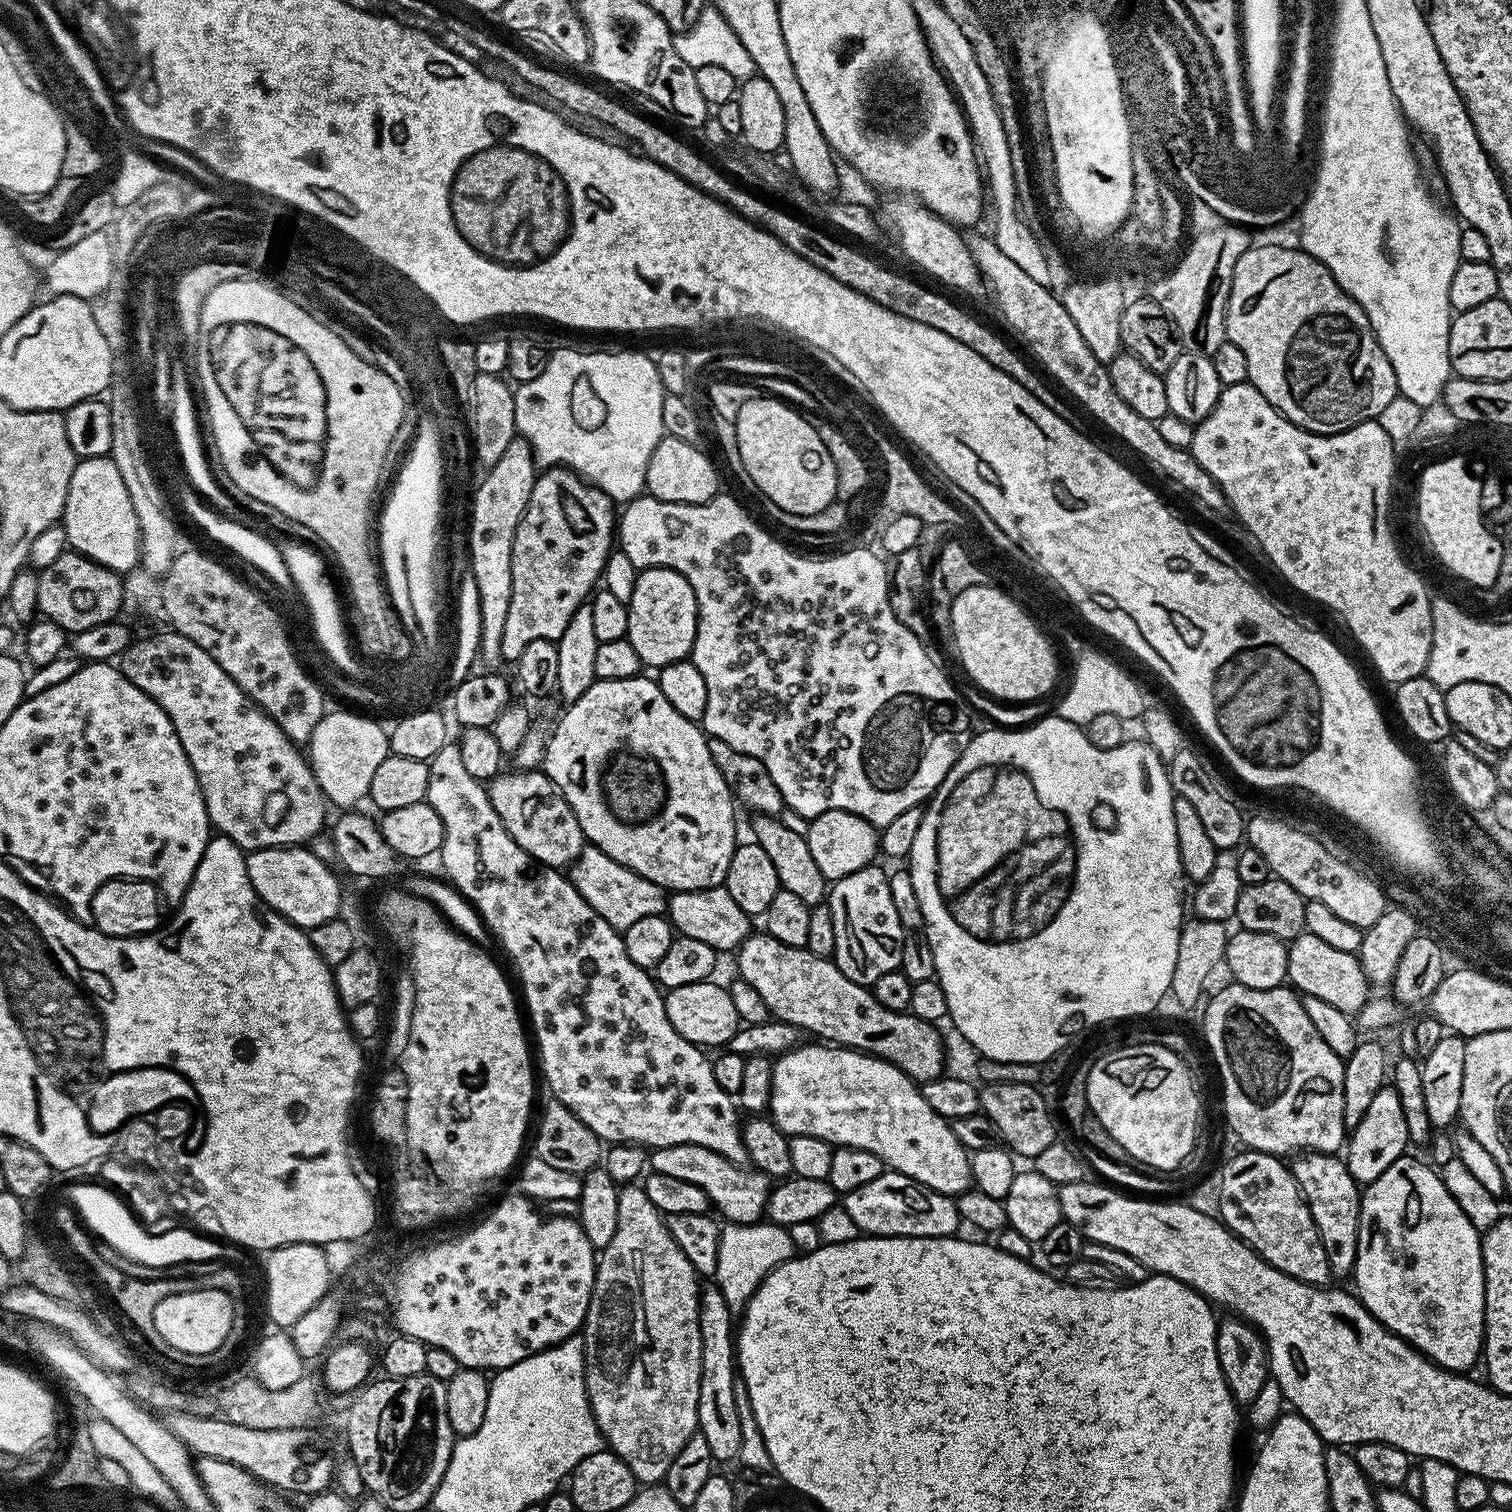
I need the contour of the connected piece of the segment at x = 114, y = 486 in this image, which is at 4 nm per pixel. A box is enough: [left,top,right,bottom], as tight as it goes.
[62,456,140,574]

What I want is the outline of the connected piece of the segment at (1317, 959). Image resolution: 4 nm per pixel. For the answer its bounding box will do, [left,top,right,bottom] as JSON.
[1287,930,1370,1014]

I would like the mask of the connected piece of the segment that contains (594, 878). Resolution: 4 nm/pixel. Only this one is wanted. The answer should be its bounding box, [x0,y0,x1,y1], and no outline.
[570,846,665,934]

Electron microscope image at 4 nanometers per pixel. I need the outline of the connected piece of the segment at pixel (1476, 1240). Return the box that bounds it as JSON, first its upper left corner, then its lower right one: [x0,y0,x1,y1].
[1354,1154,1484,1373]

